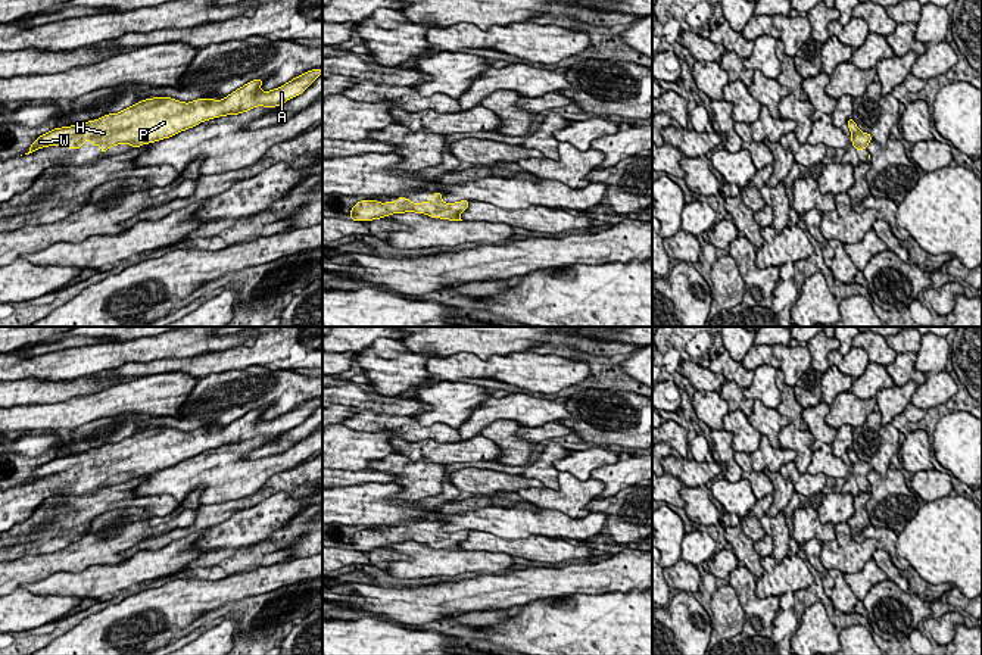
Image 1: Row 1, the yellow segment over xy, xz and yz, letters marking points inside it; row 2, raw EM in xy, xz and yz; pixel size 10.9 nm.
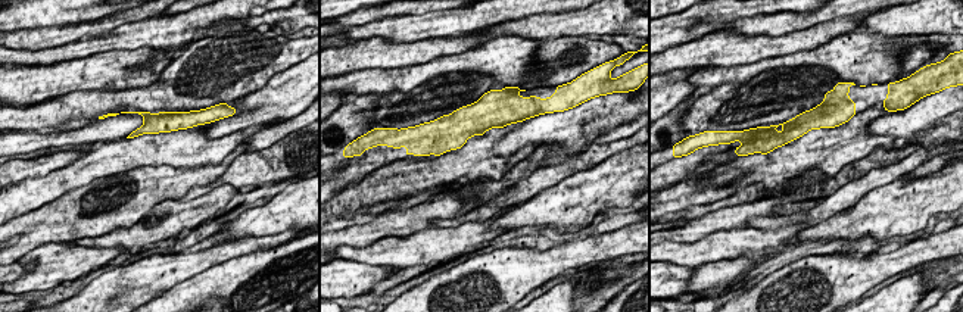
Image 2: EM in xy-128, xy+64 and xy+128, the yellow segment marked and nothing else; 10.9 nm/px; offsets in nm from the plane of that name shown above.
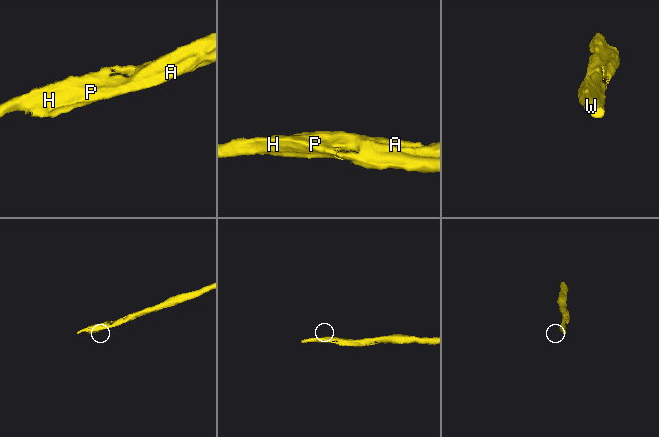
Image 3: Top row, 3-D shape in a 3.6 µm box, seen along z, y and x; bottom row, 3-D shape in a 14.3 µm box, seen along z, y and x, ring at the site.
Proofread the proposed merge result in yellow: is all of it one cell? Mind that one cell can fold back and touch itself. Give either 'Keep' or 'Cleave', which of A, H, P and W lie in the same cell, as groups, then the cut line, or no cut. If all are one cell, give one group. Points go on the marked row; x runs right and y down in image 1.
Keep. Groups: A H P W. No split

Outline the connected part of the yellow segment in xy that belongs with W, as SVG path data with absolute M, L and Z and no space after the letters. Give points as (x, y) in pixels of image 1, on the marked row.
M321 68L308 71L271 91L259 88L264 79L253 79L222 100L197 99L184 103L169 97L146 99L119 113L105 115L87 124L54 128L38 137L25 155L53 144L80 149L85 140L93 146L100 146L102 153L116 144L131 144L137 149L141 144L172 137L208 119L239 115L256 106L283 105L303 93L321 74Z

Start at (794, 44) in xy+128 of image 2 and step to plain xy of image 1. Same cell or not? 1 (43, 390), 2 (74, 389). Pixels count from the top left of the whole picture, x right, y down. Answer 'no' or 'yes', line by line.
1: yes
2: yes

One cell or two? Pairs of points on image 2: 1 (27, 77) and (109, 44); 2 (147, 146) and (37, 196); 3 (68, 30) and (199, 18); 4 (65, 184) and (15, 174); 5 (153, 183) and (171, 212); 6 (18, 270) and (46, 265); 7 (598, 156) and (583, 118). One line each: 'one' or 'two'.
1: two
2: one
3: two
4: two
5: two
6: two
7: two

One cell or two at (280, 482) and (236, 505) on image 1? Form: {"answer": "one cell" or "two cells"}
{"answer": "one cell"}

